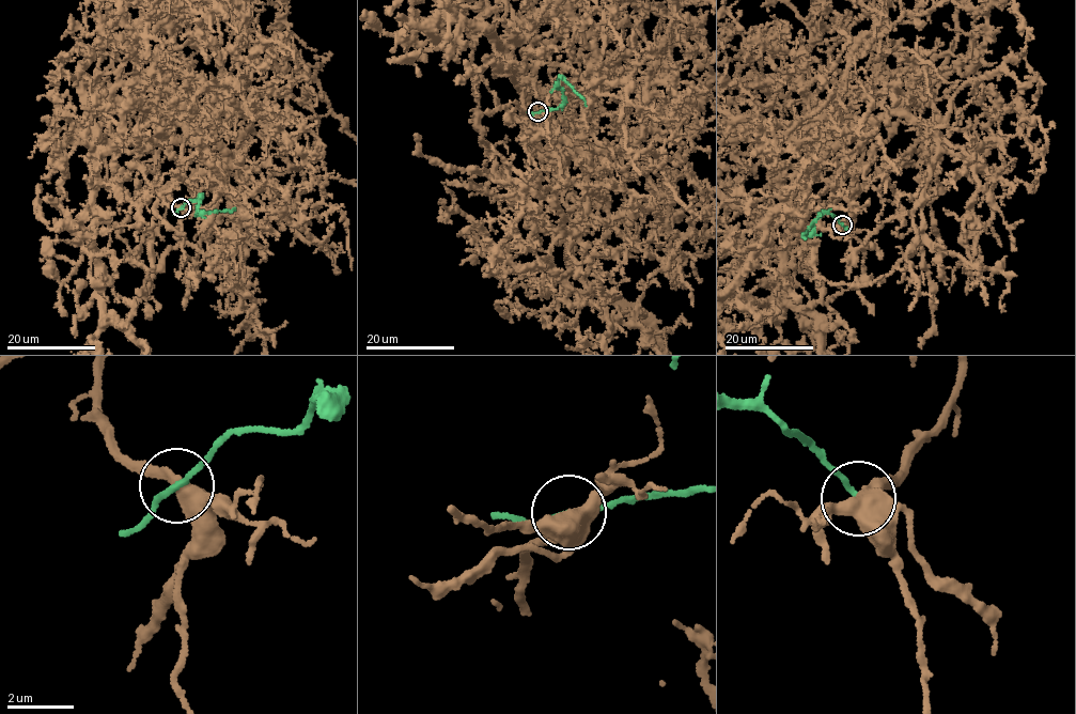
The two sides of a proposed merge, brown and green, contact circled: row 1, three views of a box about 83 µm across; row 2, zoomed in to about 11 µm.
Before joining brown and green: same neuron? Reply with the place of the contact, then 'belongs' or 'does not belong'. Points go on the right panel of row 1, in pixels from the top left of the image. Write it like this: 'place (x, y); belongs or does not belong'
place (842, 224); belongs

